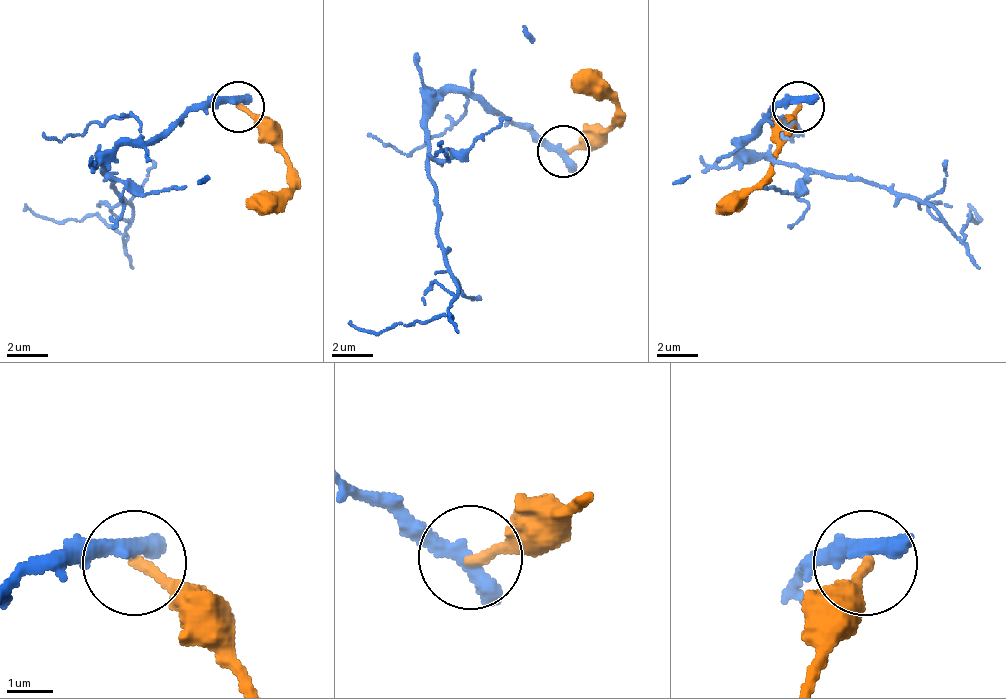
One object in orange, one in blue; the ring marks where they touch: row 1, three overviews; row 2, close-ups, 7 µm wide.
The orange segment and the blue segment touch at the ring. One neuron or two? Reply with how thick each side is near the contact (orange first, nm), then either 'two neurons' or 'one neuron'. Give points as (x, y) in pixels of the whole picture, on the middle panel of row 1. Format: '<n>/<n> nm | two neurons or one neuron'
240/480 nm | two neurons

